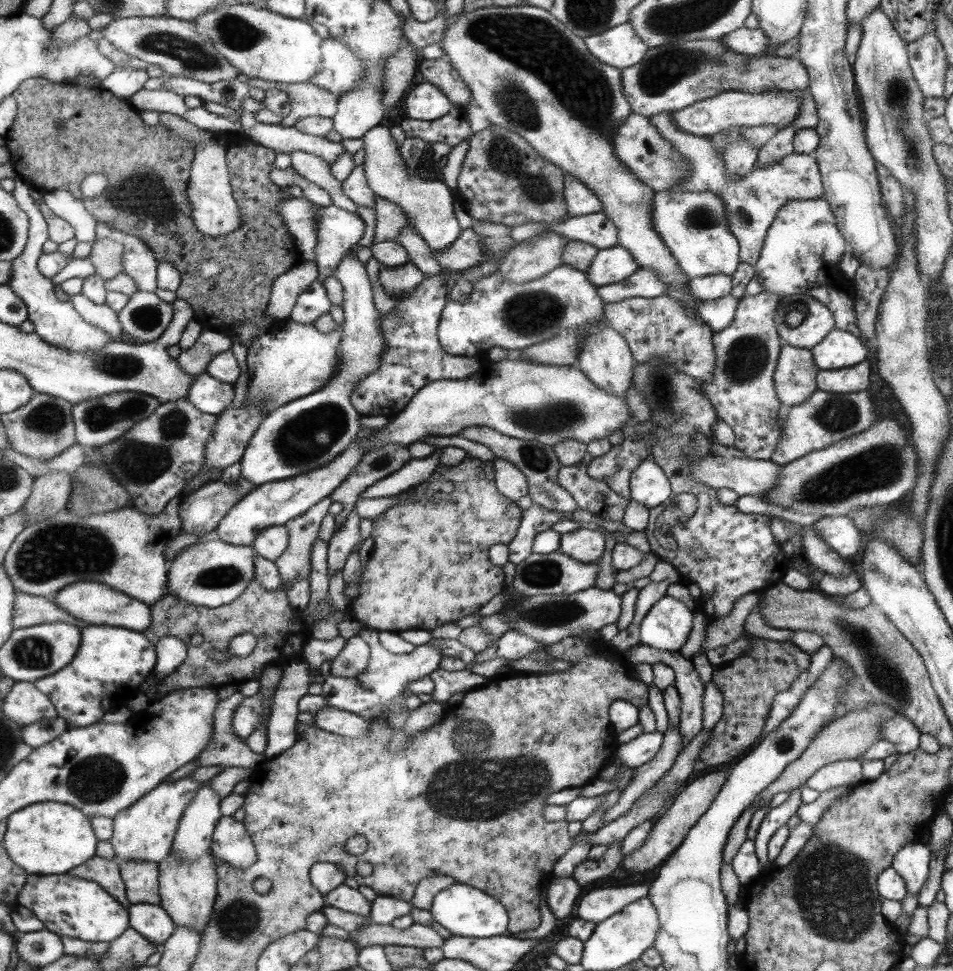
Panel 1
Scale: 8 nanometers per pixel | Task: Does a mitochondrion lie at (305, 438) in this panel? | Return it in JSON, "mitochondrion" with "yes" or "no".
{"mitochondrion":"yes"}

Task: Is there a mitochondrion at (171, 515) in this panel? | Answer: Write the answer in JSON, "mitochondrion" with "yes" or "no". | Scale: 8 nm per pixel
{"mitochondrion":"no"}

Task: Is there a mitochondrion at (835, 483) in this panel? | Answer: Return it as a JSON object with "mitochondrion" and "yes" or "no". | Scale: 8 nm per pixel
{"mitochondrion":"yes"}

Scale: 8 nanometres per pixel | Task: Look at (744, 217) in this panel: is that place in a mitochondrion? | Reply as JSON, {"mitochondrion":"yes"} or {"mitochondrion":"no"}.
{"mitochondrion":"yes"}

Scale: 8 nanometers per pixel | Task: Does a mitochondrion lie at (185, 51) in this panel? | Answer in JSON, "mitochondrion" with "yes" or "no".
{"mitochondrion":"yes"}

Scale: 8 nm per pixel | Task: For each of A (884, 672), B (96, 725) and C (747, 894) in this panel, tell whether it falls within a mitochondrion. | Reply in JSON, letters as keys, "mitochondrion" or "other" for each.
{"A":"mitochondrion","B":"other","C":"other"}

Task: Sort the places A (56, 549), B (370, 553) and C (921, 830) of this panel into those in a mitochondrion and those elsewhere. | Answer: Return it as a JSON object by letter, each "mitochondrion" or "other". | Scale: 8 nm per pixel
{"A":"mitochondrion","B":"other","C":"other"}

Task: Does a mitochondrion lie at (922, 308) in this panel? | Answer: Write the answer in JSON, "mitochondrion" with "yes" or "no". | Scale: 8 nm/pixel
{"mitochondrion":"no"}

